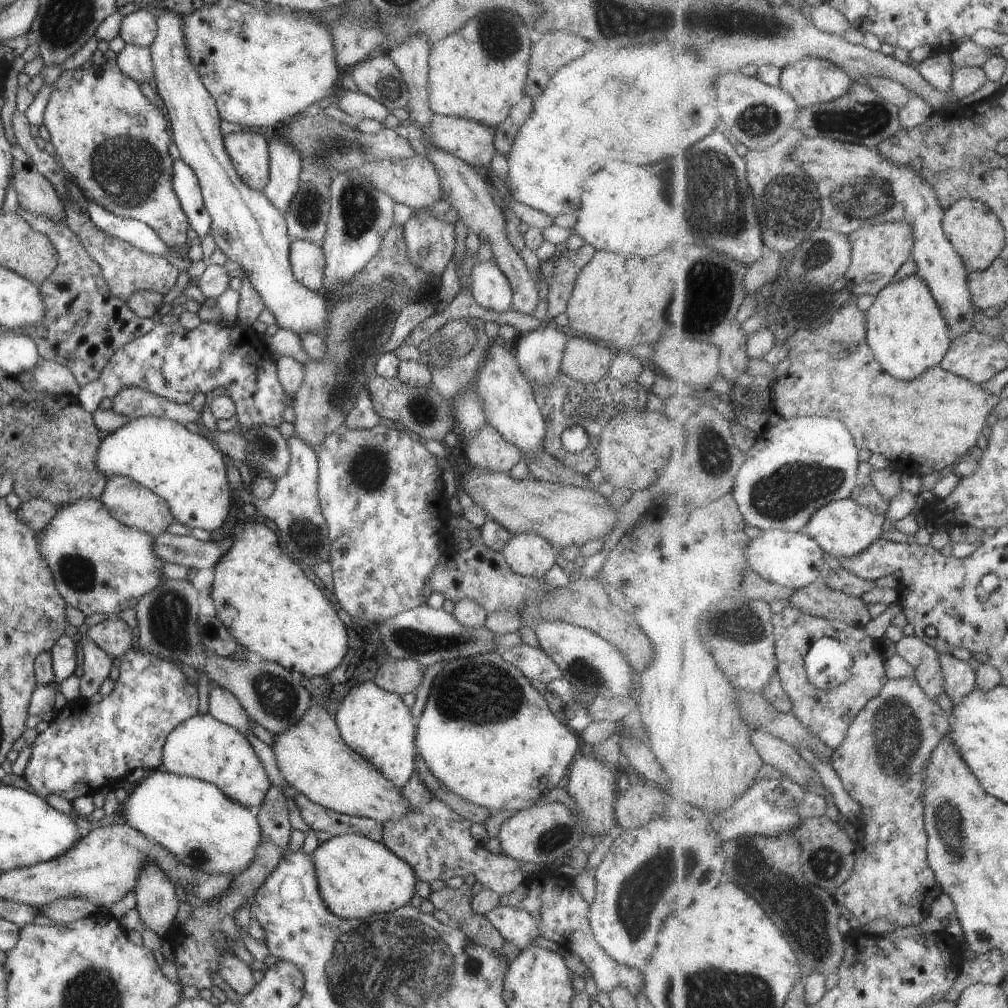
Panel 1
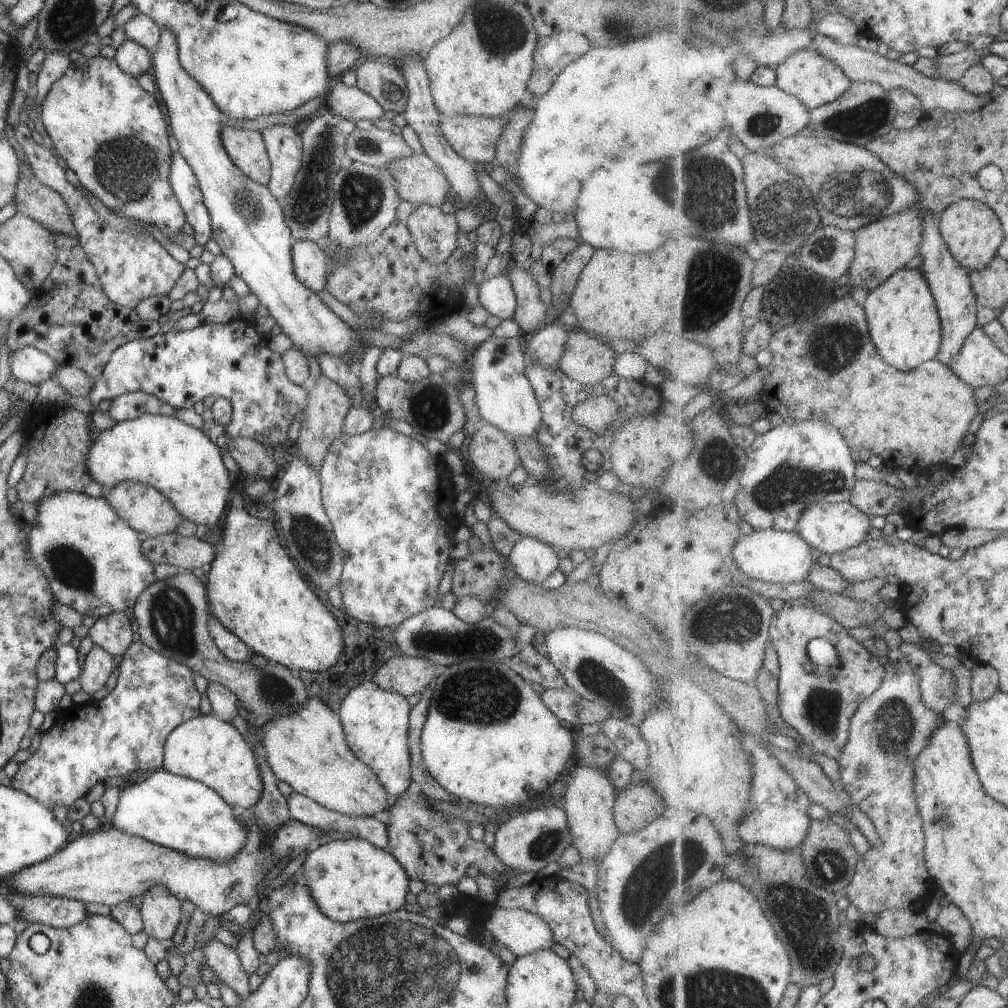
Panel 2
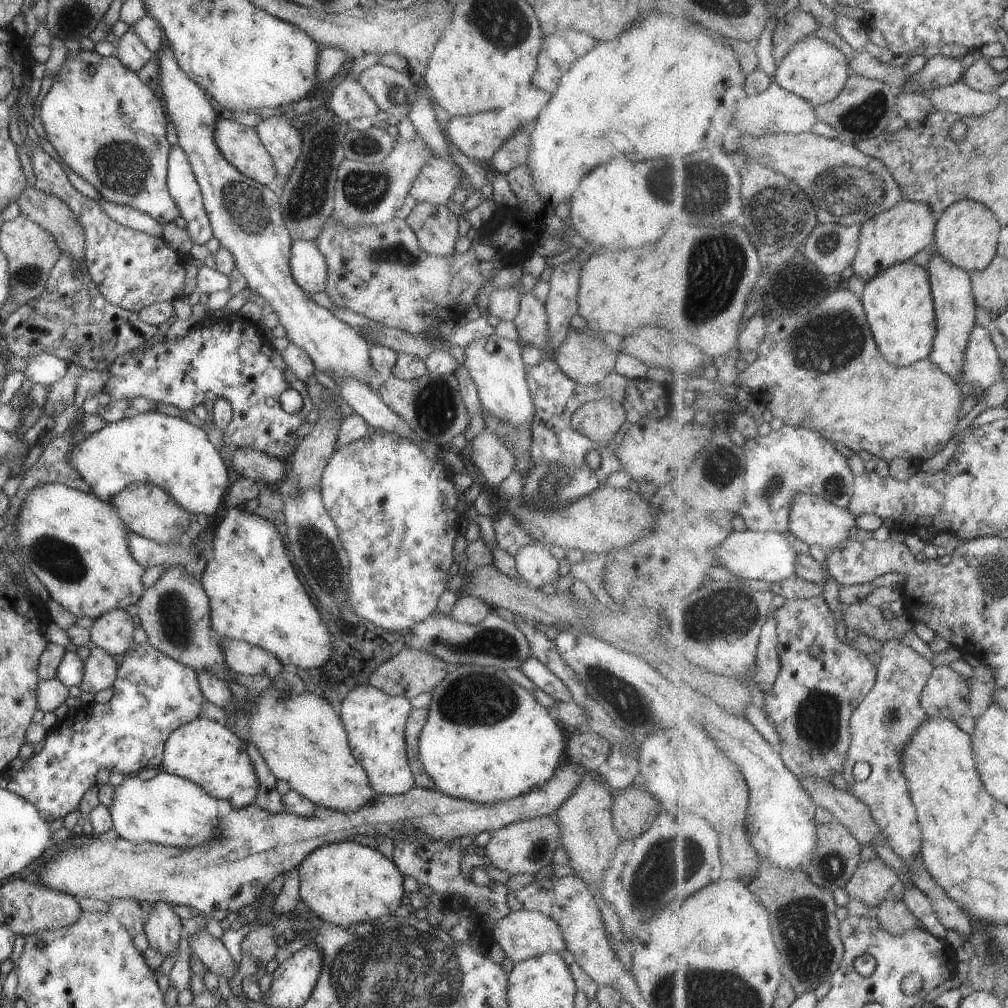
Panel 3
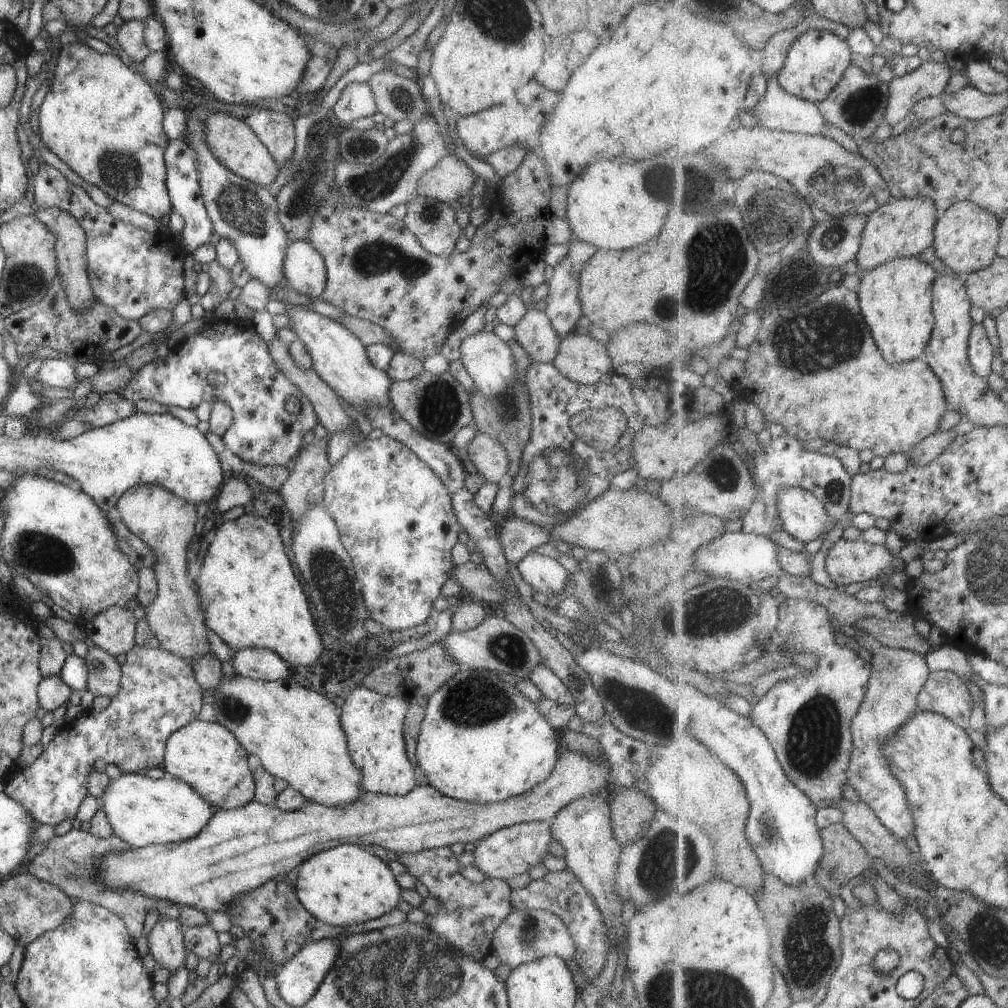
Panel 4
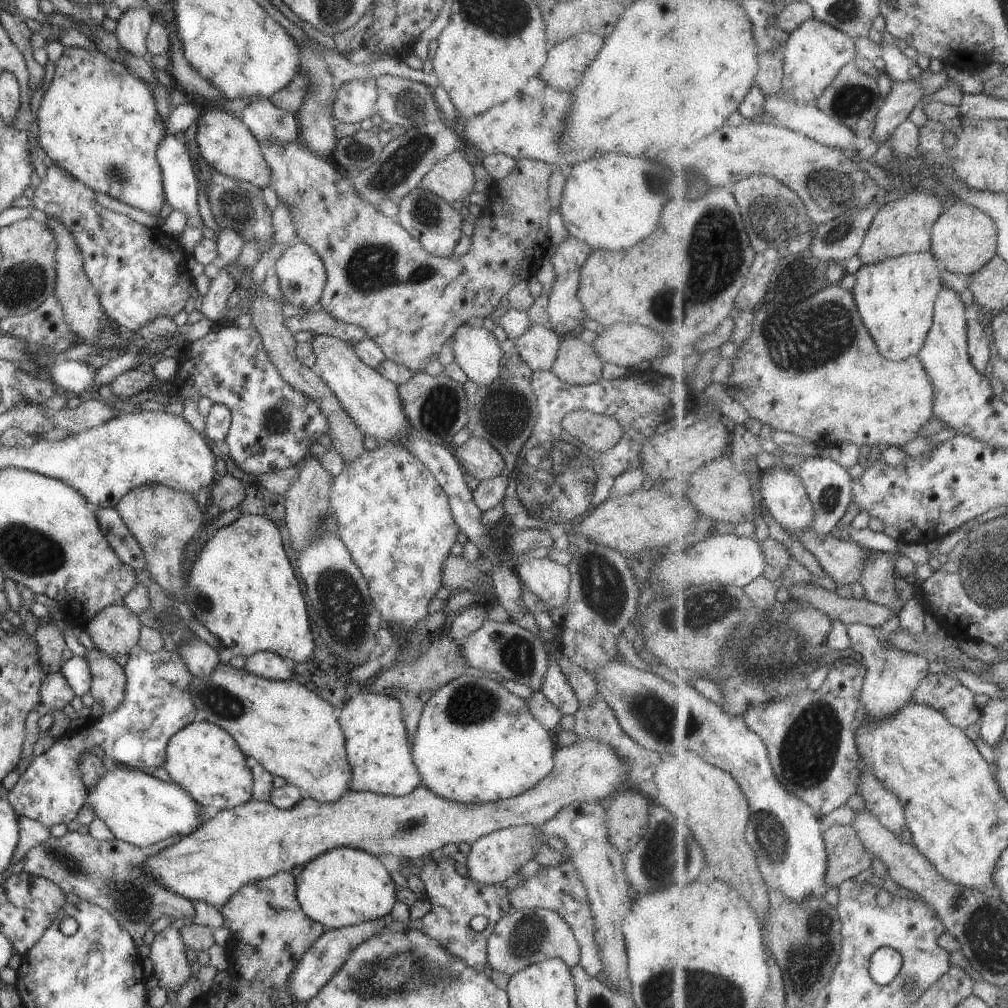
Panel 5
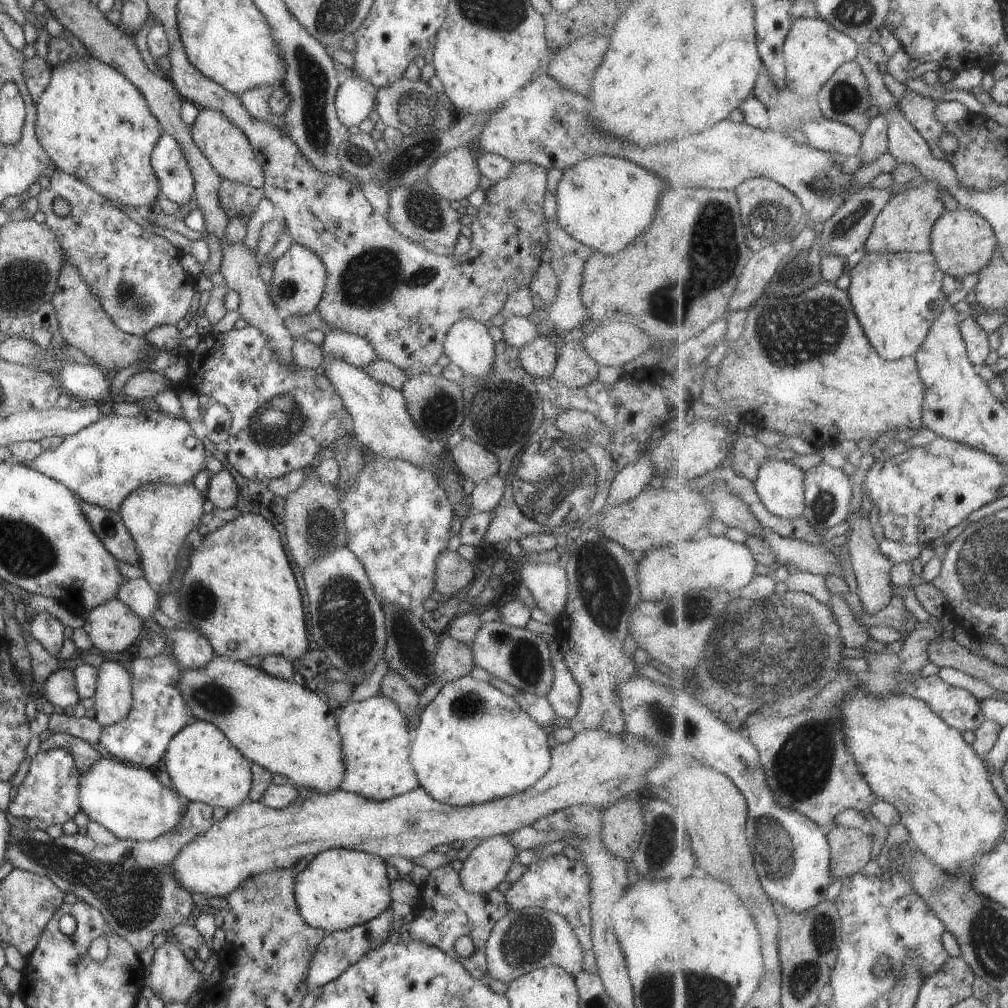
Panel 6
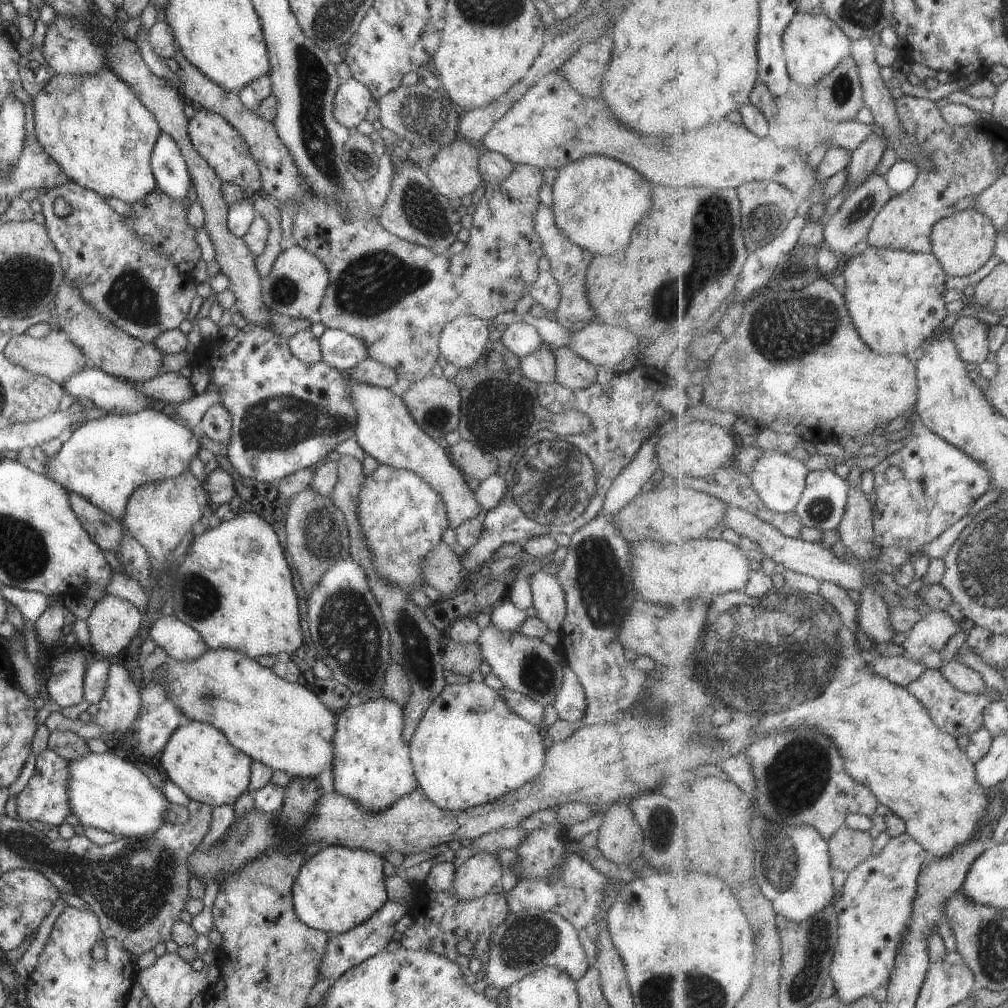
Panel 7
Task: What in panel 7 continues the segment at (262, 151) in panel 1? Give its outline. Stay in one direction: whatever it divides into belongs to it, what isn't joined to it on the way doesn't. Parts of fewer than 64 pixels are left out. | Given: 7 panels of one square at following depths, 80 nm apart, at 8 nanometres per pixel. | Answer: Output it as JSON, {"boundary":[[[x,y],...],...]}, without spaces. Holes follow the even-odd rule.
{"boundary":[[[202,107],[197,108],[193,117],[188,119],[186,128],[195,152],[213,168],[219,180],[237,184],[247,192],[256,192],[261,189],[259,168],[255,165],[252,156],[249,156],[247,144],[243,141],[241,134],[223,116]]]}

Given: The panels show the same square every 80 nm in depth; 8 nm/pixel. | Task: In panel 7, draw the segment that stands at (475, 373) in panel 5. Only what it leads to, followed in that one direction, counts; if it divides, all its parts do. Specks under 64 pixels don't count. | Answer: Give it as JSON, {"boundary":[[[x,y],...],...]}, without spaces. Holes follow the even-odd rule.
{"boundary":[[[471,315],[459,316],[451,320],[449,324],[443,326],[439,336],[438,348],[440,356],[457,369],[467,370],[467,368],[473,368],[473,364],[487,354],[485,345],[488,341],[489,329],[487,322],[478,320]]]}

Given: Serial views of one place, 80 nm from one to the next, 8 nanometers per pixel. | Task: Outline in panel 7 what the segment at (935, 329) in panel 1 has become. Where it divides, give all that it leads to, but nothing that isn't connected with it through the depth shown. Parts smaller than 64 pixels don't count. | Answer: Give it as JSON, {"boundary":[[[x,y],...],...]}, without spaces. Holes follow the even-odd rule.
{"boundary":[[[867,247],[861,254],[853,257],[844,268],[843,279],[845,279],[845,287],[842,289],[845,299],[847,300],[847,308],[849,308],[849,314],[853,318],[853,324],[857,326],[857,332],[861,339],[879,356],[903,356],[907,355],[912,357],[915,350],[921,346],[922,343],[927,343],[927,340],[931,337],[931,334],[935,332],[935,329],[943,322],[943,319],[949,312],[947,312],[947,306],[945,306],[945,292],[947,292],[947,280],[948,274],[941,267],[940,261],[934,256],[933,253],[913,253],[905,250],[897,250],[893,248],[871,248]]]}

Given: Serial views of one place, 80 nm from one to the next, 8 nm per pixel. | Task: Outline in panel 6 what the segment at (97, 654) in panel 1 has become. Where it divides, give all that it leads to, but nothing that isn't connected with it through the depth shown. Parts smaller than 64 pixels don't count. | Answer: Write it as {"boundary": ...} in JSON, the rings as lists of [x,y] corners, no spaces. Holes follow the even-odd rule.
{"boundary":[[[101,662],[97,666],[95,691],[93,692],[94,720],[100,726],[115,724],[129,712],[131,692],[129,673],[117,662]]]}

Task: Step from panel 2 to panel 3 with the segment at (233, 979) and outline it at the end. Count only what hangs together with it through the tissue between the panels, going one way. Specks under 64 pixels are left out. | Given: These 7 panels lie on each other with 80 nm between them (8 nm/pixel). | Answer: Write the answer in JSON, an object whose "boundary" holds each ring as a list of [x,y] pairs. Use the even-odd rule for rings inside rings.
{"boundary":[[[205,929],[193,934],[193,936],[189,936],[187,941],[189,948],[193,950],[197,959],[212,974],[221,976],[228,982],[237,972],[225,946],[215,936],[208,934]]]}

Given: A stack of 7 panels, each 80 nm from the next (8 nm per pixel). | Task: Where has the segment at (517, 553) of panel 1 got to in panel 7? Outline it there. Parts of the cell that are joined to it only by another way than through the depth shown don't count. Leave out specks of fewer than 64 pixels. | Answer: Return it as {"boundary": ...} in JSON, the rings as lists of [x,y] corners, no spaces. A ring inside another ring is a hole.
{"boundary":[[[545,568],[528,576],[535,617],[549,631],[559,634],[559,626],[565,617],[565,592],[557,576],[545,572]]]}

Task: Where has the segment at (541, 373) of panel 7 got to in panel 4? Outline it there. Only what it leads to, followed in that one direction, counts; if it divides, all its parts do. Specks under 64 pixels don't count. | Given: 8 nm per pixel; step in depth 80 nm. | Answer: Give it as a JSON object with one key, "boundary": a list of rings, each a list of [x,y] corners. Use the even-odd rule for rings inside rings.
{"boundary":[[[526,307],[519,323],[513,326],[513,332],[514,340],[534,363],[553,362],[560,340],[543,310]]]}

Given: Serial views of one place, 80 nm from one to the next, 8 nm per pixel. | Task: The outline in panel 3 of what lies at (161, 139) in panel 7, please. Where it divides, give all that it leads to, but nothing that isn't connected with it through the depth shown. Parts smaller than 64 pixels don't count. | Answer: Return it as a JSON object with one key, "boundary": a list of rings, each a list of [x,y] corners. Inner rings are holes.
{"boundary":[[[171,146],[170,148],[167,158],[166,186],[177,210],[179,210],[179,214],[181,214],[180,218],[187,224],[185,231],[187,231],[191,242],[193,245],[205,245],[212,238],[212,229],[202,204],[199,186],[191,172],[191,166],[189,166],[189,162],[187,162],[183,150],[179,146]]]}

